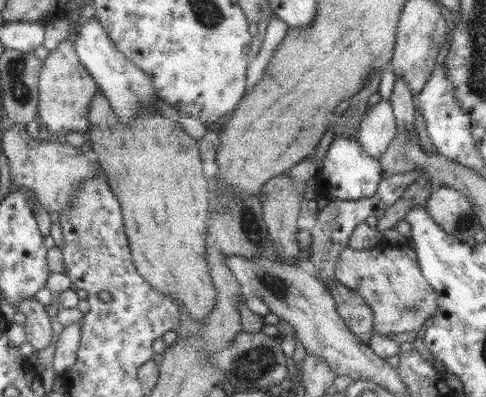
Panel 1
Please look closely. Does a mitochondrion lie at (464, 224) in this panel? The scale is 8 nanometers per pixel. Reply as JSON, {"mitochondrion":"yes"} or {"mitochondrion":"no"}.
{"mitochondrion":"yes"}

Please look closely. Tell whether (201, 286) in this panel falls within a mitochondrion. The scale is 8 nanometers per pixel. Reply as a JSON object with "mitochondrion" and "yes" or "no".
{"mitochondrion":"no"}

